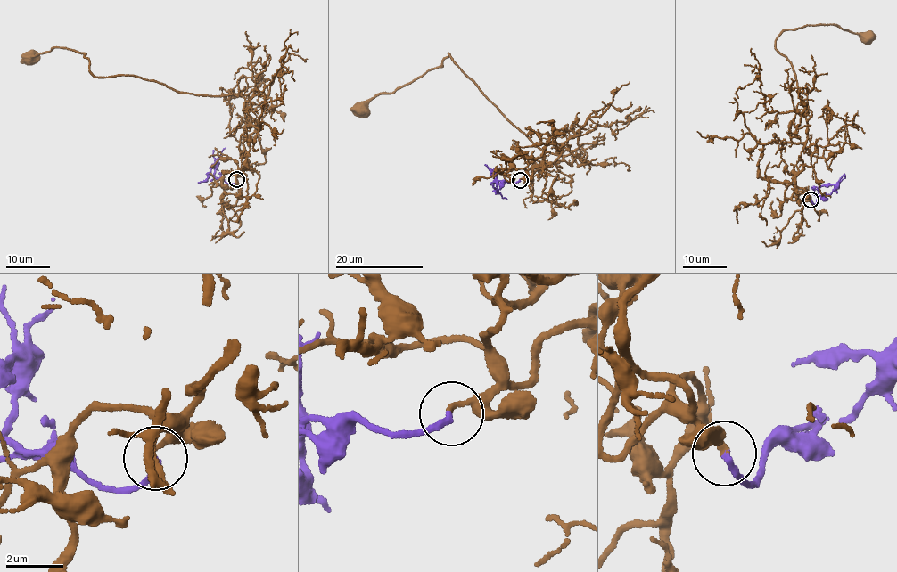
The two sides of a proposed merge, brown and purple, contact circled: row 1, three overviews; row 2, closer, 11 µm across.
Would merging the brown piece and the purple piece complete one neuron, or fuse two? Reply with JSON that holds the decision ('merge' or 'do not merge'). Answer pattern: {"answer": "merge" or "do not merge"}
{"answer": "merge"}

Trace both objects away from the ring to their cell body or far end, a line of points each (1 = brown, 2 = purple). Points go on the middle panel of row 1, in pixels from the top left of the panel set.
1: (519, 180), (544, 164), (560, 167), (562, 156), (508, 121), (450, 53), (350, 110)
2: (519, 180), (514, 183), (497, 181), (493, 186), (497, 189), (495, 169), (485, 164)

